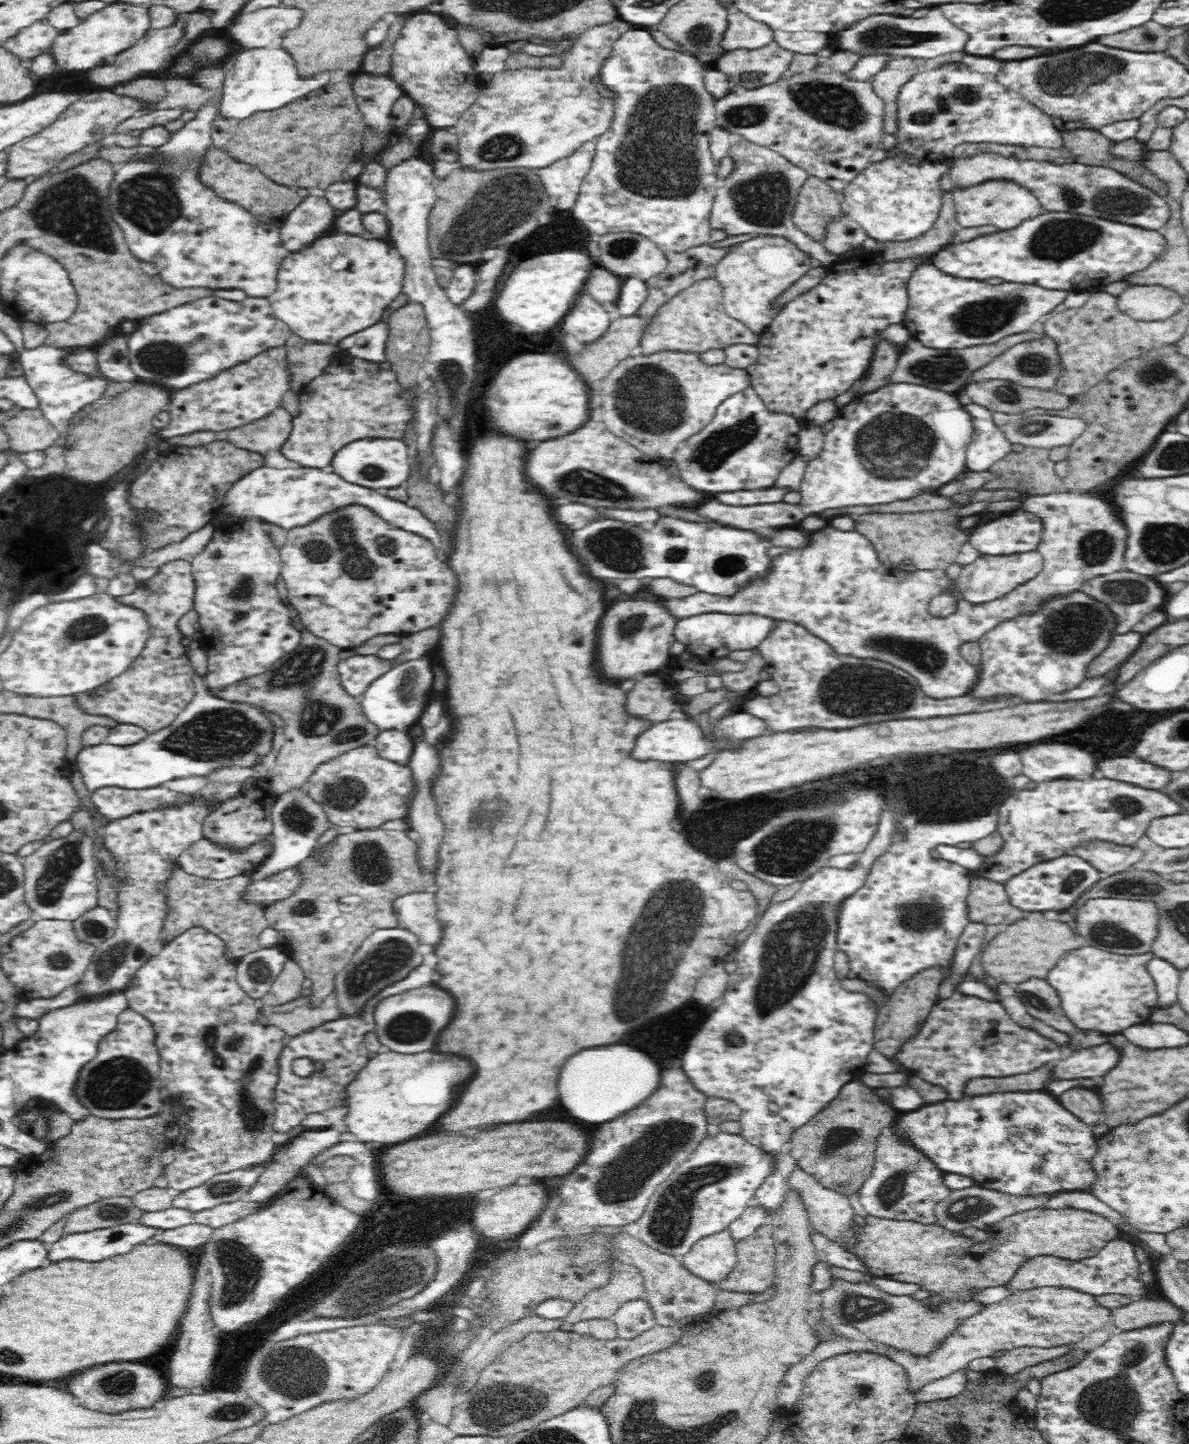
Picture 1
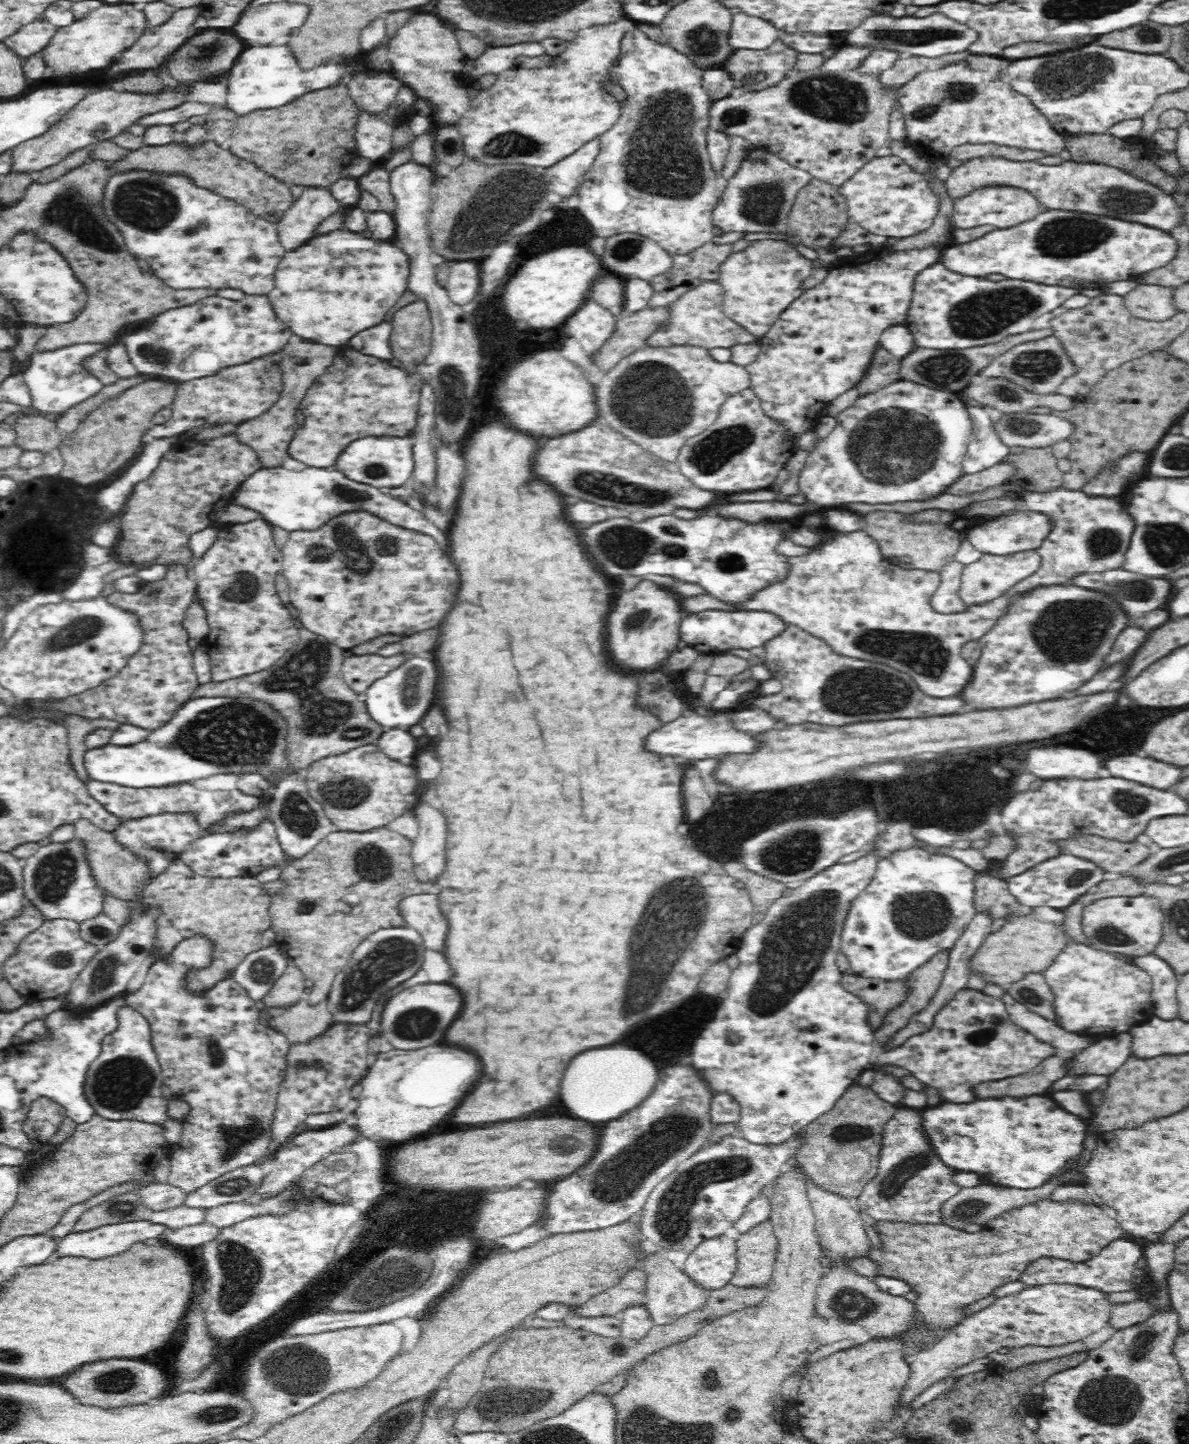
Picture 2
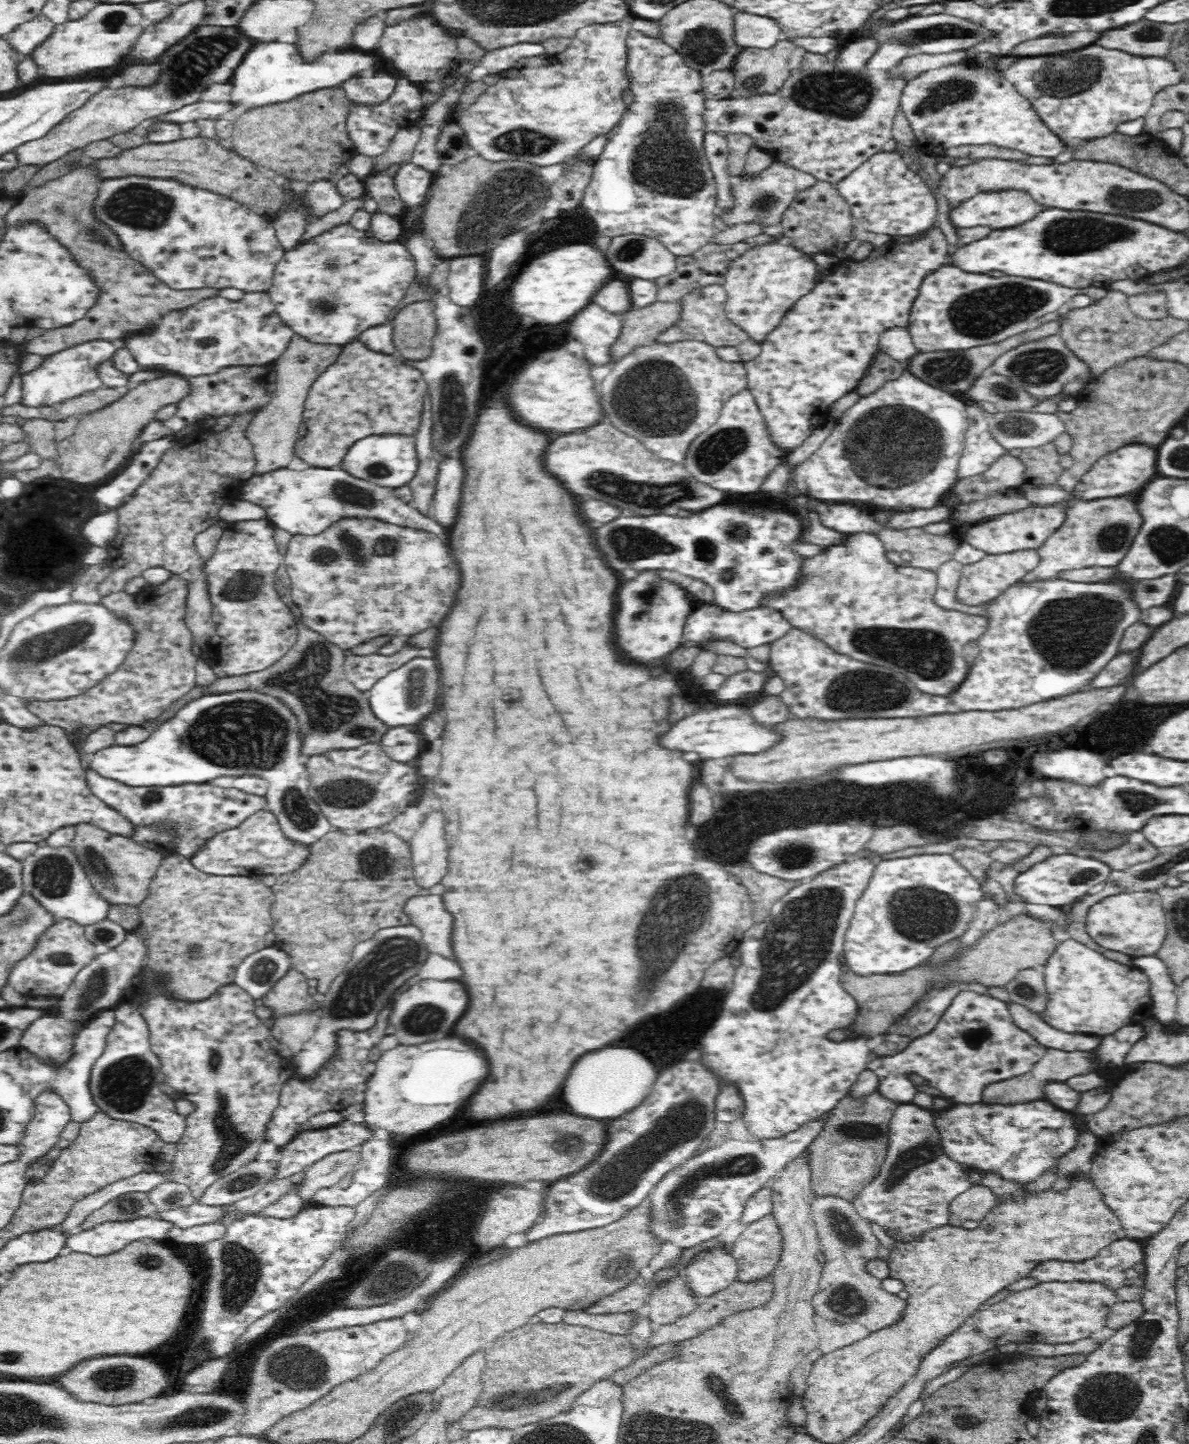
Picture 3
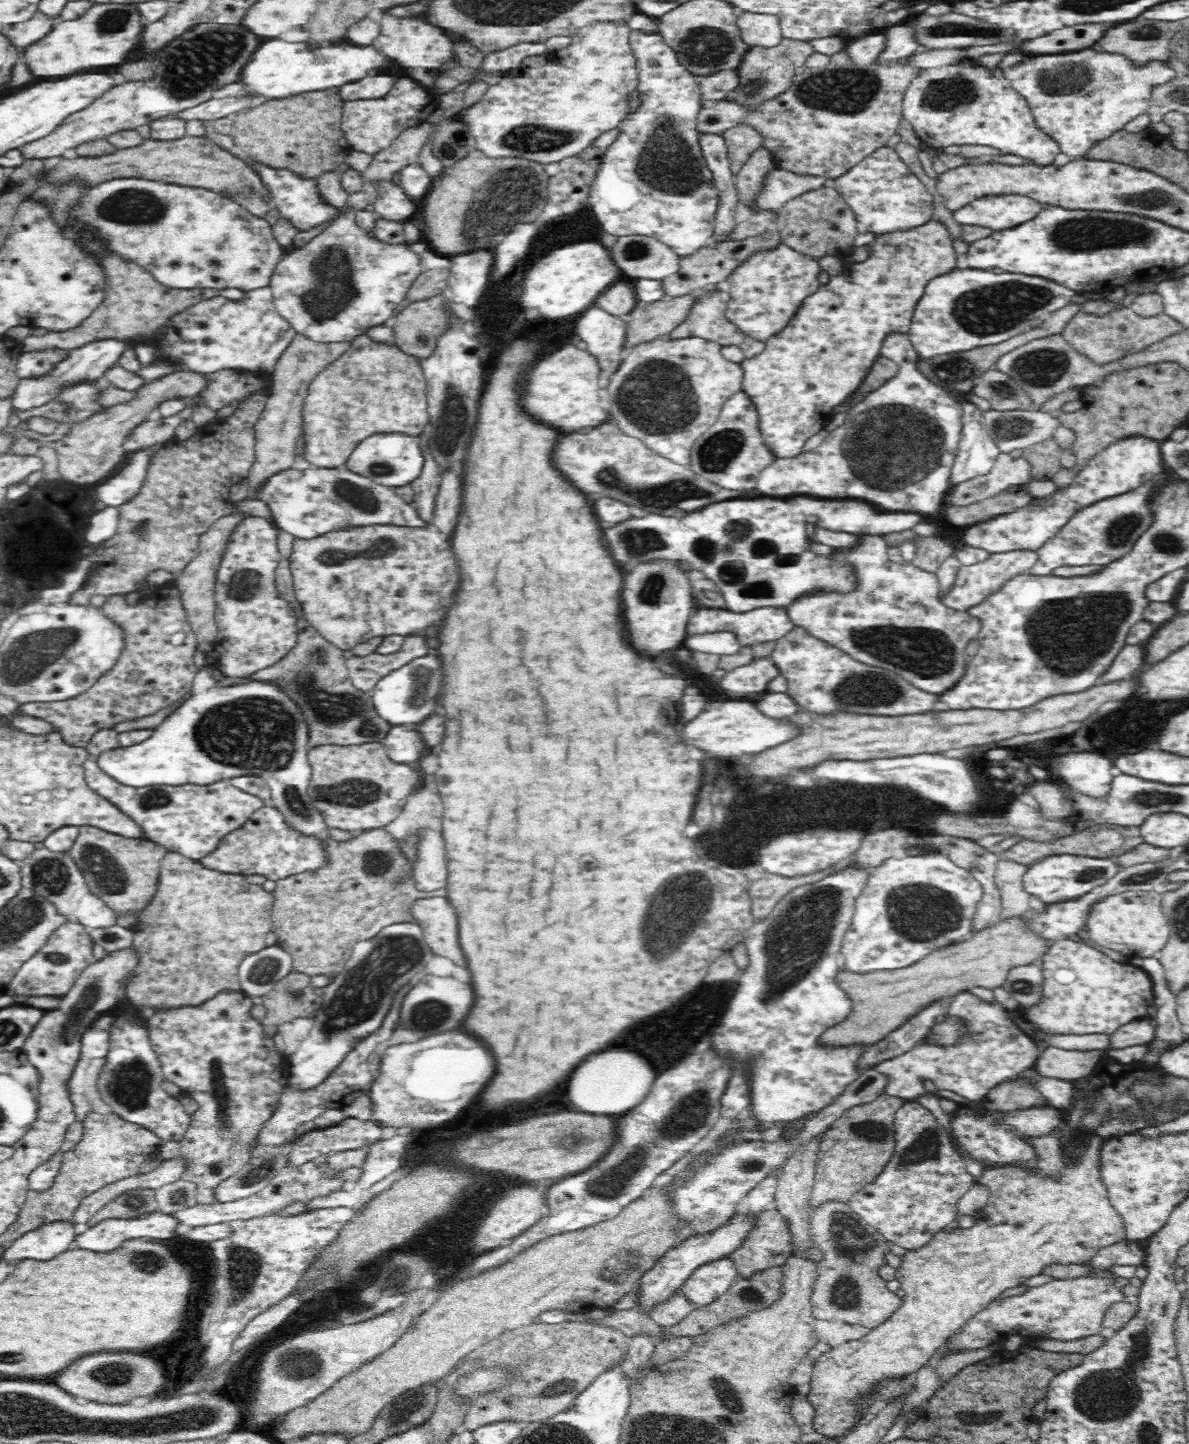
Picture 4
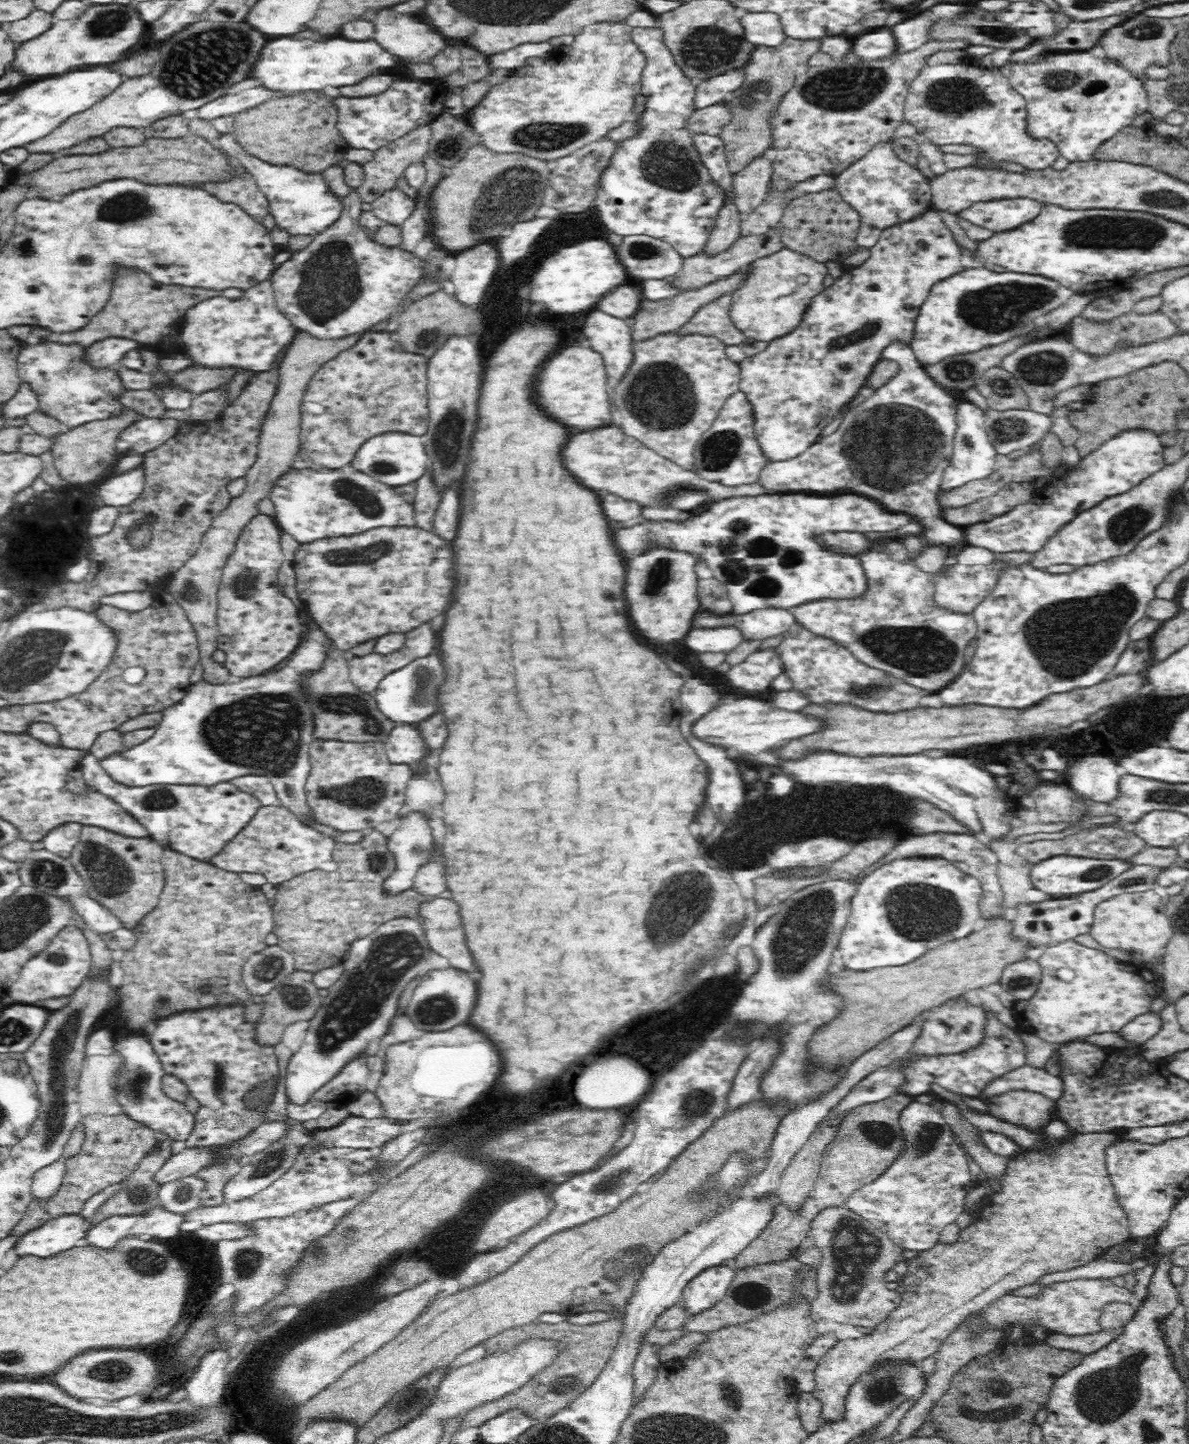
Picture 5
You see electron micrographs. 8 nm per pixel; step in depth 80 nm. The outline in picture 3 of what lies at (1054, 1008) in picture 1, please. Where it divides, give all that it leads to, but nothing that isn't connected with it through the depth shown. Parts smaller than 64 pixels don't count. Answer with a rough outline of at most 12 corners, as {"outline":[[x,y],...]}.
{"outline":[[1026,968],[1004,986],[1010,999],[1046,1012],[1041,969]]}

